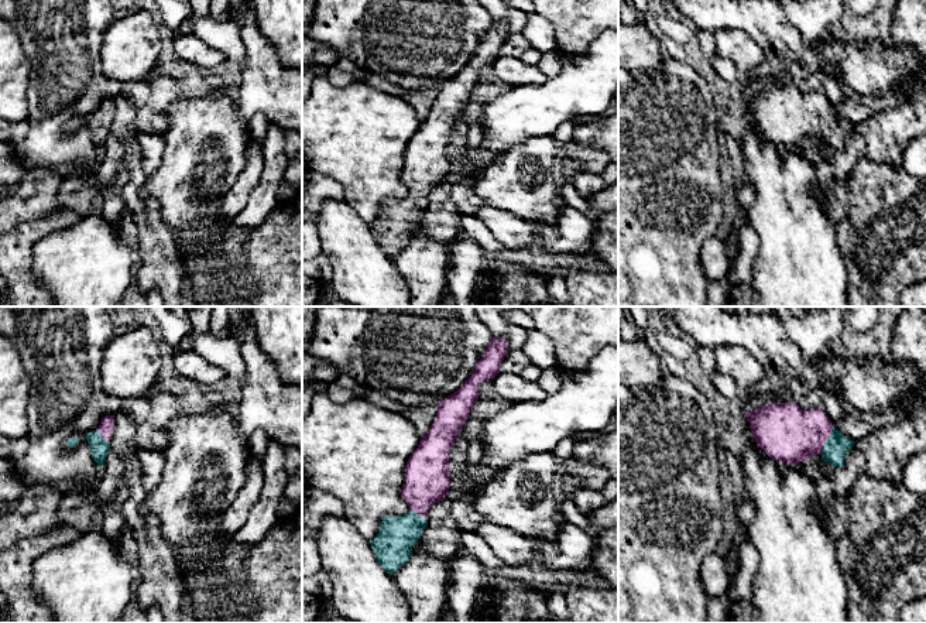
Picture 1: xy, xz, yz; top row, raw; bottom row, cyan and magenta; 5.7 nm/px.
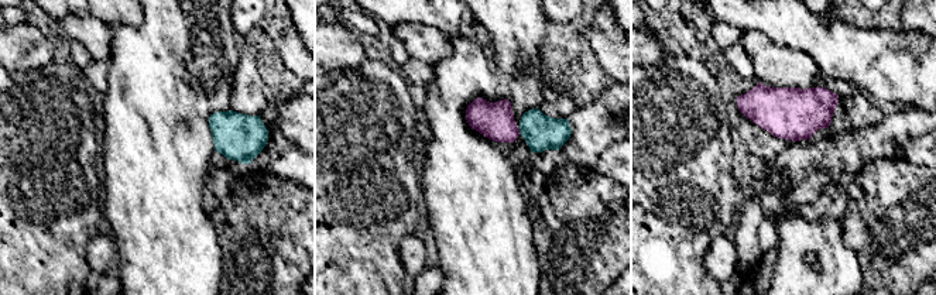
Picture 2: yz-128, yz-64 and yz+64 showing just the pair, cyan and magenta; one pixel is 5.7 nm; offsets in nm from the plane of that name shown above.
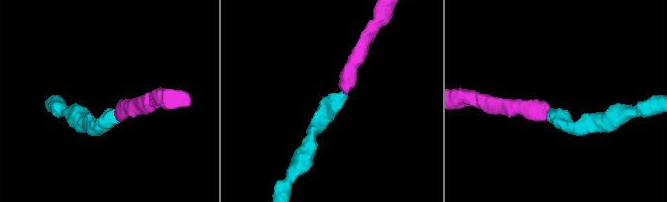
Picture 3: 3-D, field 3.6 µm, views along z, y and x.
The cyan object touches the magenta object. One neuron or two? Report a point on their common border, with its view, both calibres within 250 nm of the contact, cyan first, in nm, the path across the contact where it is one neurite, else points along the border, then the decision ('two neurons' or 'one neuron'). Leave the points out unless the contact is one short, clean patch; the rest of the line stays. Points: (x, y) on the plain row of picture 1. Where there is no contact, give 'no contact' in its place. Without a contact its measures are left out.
meets cyan in yz at (827, 123); 140 nm thick on the cyan side, 320 nm on the other; runs through yz (836, 130), (827, 123), (812, 116), (786, 116); one neuron

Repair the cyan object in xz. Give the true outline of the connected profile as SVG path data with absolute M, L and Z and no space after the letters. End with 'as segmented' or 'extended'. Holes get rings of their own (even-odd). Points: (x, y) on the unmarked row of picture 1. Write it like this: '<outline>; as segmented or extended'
M493 20L473 58L464 68L438 88L428 117L409 140L401 179L409 191L402 201L388 199L381 205L377 220L370 225L378 246L392 259L412 240L412 230L428 209L429 192L445 184L450 172L449 137L463 107L470 102L480 69L500 57L508 25Z; extended

